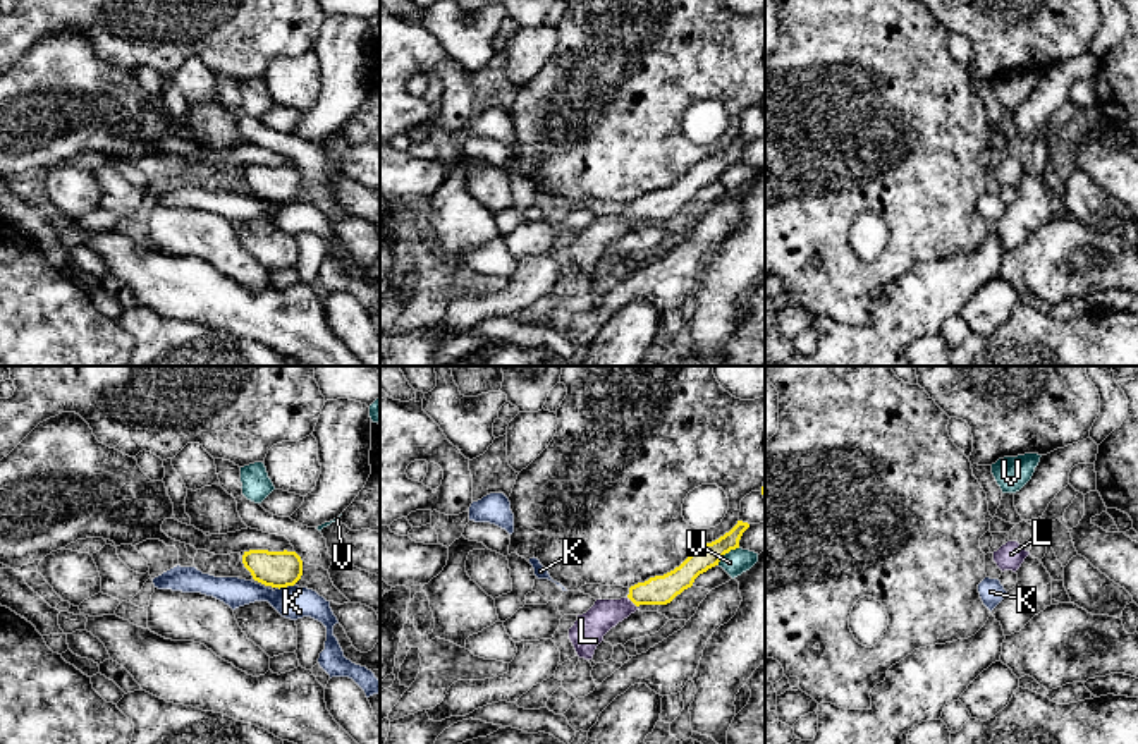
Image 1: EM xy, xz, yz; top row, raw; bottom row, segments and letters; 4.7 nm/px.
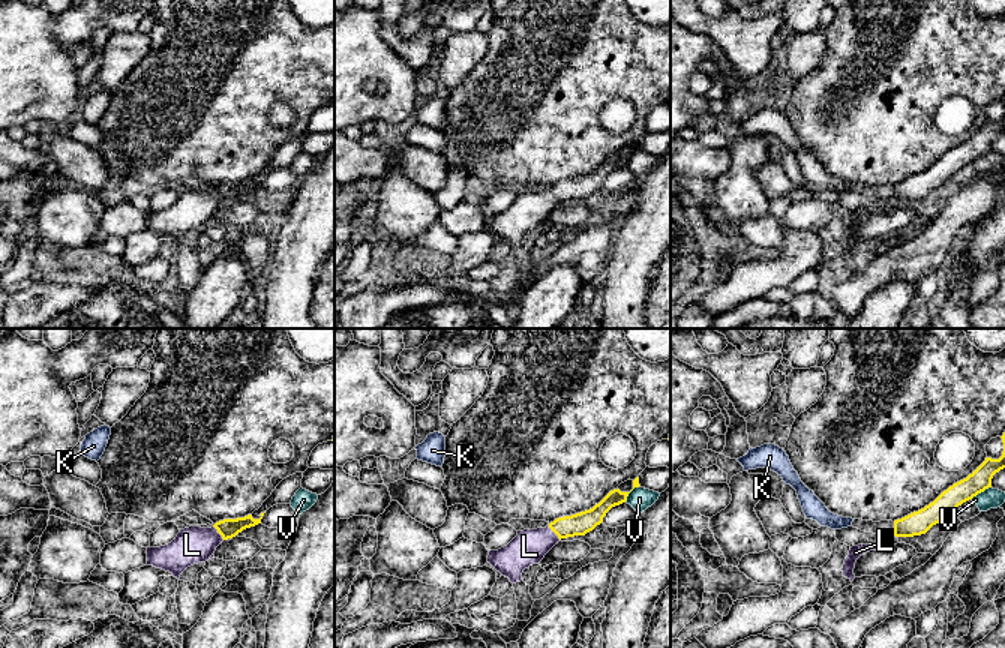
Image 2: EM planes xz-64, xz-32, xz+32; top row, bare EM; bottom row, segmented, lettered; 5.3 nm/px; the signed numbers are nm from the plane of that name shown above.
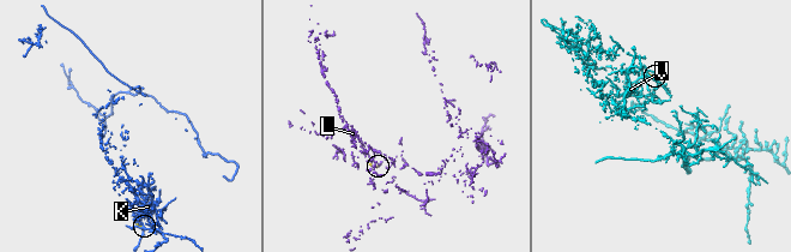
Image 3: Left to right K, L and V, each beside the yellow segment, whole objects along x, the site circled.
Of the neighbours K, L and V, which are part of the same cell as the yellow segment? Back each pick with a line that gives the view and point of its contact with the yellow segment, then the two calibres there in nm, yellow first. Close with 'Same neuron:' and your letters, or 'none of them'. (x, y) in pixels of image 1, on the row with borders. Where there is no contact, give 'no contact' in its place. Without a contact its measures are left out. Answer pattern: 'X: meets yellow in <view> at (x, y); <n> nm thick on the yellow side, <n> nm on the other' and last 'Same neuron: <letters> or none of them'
L: meets yellow in xz at (631, 600); 140 nm thick on the yellow side, 150 nm on the other
Same neuron: L

